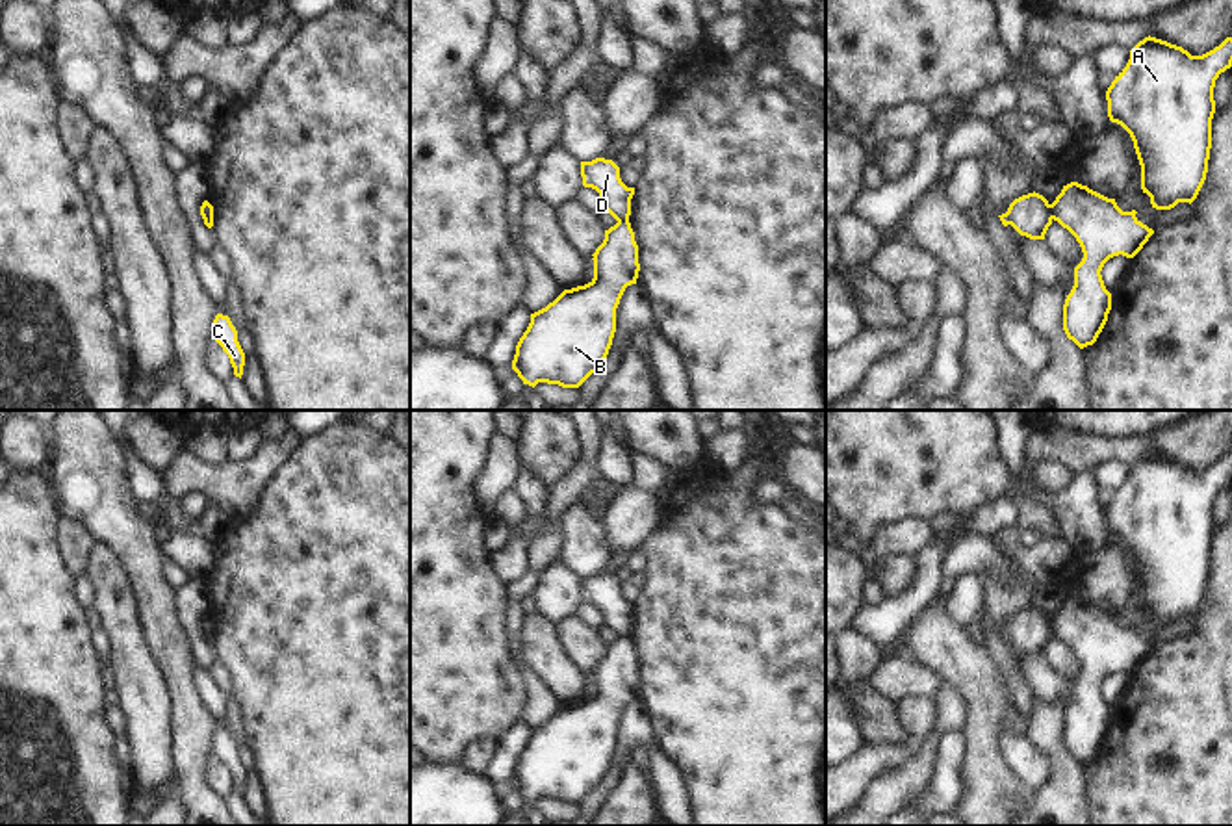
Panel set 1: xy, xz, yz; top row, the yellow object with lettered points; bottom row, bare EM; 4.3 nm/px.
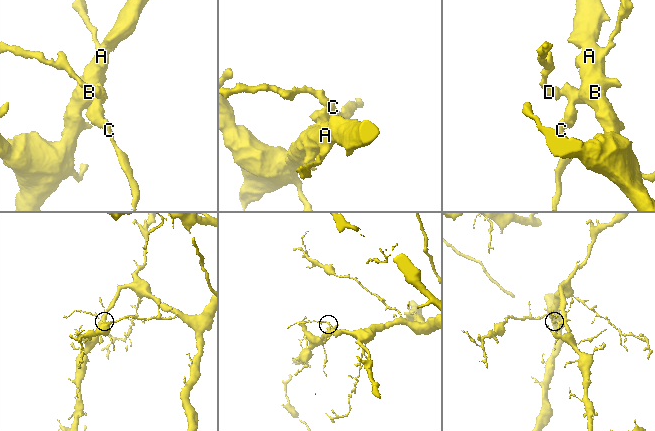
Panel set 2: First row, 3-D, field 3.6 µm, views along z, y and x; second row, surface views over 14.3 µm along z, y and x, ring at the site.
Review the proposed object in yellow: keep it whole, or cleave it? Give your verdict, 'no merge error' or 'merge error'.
merge error

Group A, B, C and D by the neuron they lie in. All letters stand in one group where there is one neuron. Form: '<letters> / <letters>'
A B C / D

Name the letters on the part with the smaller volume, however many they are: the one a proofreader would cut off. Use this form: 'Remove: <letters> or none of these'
Remove: D

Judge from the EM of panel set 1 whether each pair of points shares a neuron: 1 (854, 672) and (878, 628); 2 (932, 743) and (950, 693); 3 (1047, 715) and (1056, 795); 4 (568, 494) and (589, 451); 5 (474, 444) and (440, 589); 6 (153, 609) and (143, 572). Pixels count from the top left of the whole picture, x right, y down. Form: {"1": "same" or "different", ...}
{"1": "different", "2": "same", "3": "same", "4": "same", "5": "same", "6": "same"}

